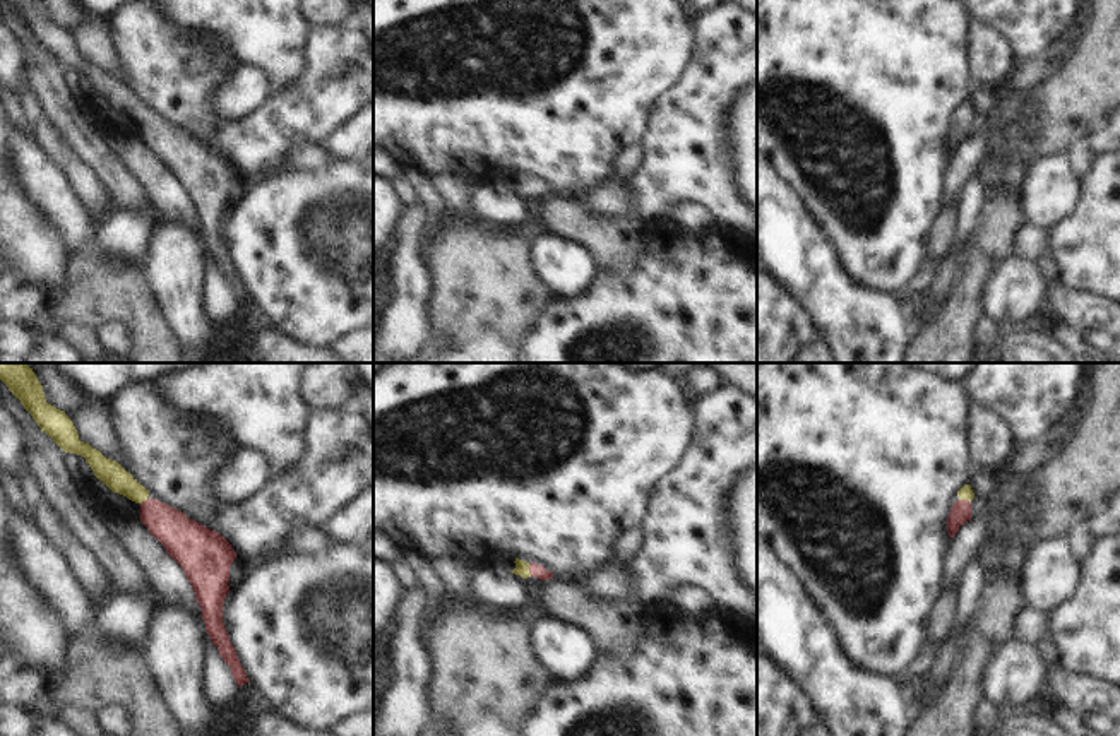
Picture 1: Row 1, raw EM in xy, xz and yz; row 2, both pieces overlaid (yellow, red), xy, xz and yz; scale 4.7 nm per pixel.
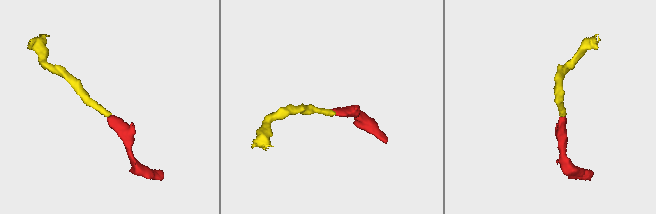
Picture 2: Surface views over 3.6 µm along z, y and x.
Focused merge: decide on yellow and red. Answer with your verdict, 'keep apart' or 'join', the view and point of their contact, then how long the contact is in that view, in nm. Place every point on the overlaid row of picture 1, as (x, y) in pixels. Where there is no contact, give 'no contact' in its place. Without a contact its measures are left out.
join | xz (528, 570) | 70 nm

